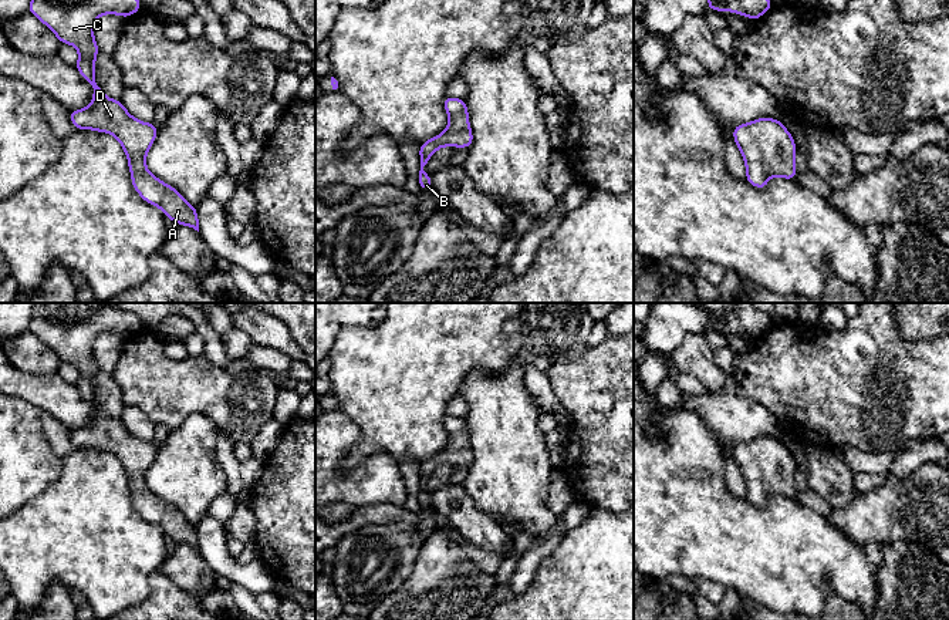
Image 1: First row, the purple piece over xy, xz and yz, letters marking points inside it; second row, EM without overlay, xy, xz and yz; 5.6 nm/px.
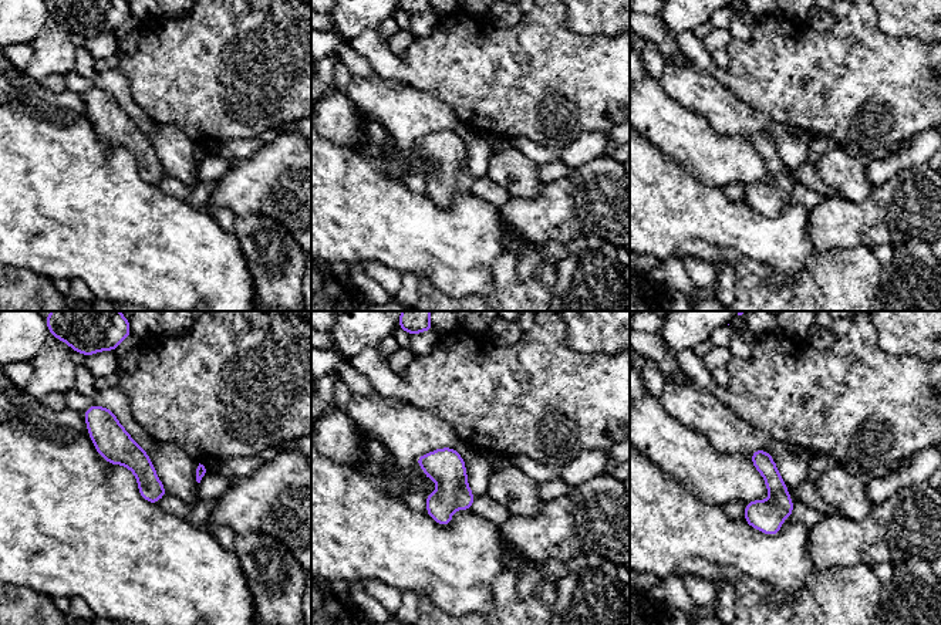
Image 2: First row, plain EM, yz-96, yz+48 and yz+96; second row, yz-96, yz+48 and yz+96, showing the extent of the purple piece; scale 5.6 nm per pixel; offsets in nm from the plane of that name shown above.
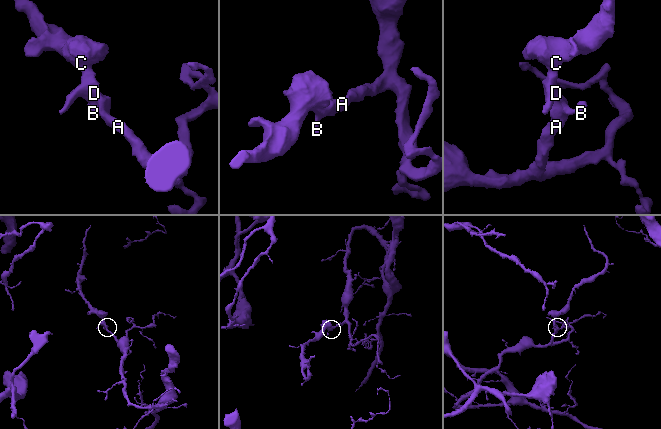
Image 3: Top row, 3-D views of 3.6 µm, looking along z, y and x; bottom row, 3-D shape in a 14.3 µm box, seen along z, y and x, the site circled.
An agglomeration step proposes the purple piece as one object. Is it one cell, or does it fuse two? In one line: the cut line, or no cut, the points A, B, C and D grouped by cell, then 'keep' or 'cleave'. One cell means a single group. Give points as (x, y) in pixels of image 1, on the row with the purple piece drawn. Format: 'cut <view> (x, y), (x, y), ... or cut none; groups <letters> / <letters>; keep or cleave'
cut none; groups A B C D; keep

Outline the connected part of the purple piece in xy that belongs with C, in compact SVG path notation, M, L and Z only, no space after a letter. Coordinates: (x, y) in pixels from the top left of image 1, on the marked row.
M31 0L28 11L44 23L60 40L78 50L78 73L92 85L92 102L82 109L70 111L77 129L92 129L114 135L128 158L131 181L139 196L158 206L176 225L199 232L199 218L182 193L162 182L146 169L146 152L151 149L158 127L134 118L121 100L108 98L95 81L95 55L99 53L94 38L94 24L102 14L128 18L141 10L139 0Z

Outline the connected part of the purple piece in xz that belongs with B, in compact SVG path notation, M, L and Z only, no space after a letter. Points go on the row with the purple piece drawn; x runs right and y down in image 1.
M445 97L443 107L449 114L448 128L442 134L419 145L421 171L418 173L418 182L423 191L432 189L432 179L423 171L423 166L435 151L443 146L469 148L473 144L473 134L469 125L469 111L465 100Z

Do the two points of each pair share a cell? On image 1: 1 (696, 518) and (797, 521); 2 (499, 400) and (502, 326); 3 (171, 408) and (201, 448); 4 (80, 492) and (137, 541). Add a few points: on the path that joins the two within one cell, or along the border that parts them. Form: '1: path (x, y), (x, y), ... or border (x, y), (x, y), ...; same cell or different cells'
1: path (722, 524), (772, 524); same cell
2: border (517, 359), (500, 371), (473, 370), (468, 376); different cells
3: border (215, 424), (205, 415), (192, 413), (169, 431); different cells
4: path (94, 506), (122, 535); same cell

